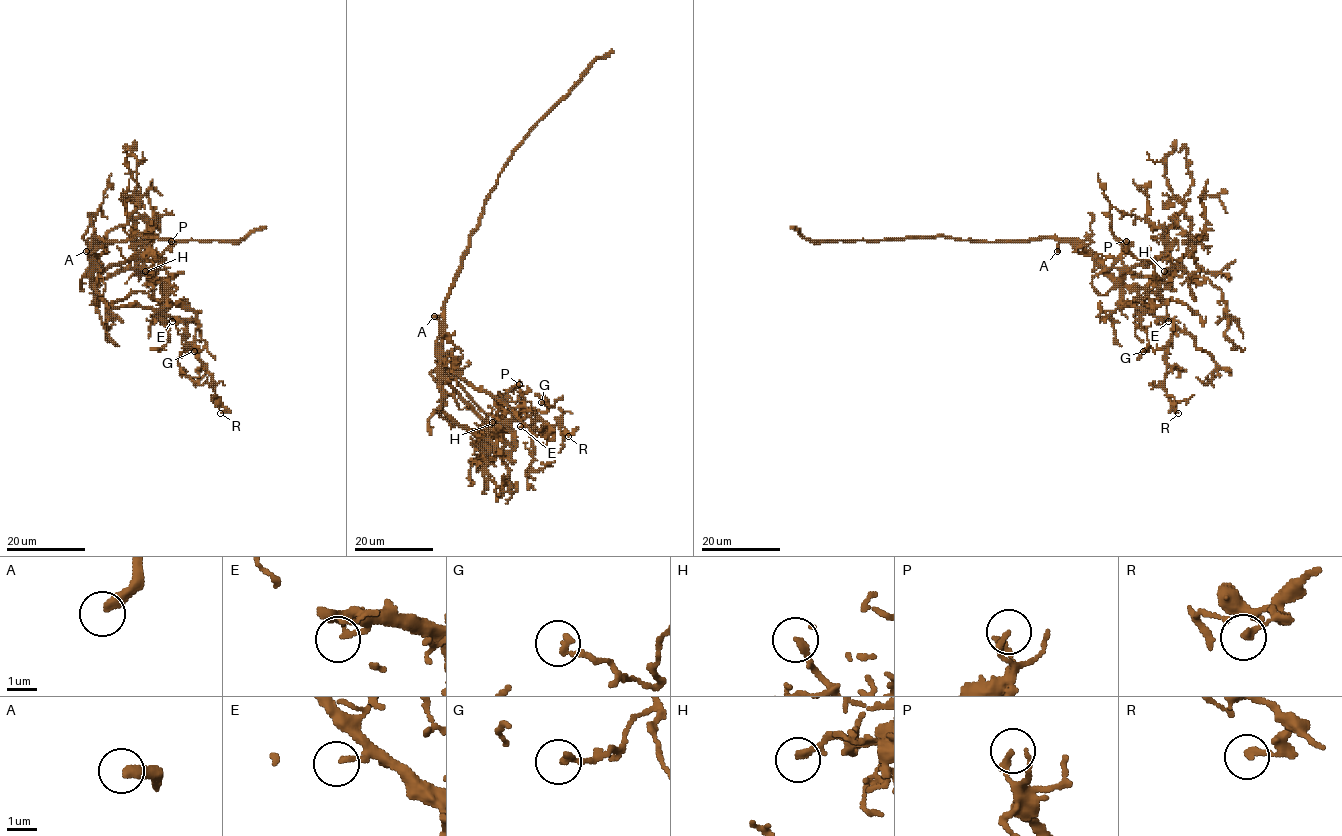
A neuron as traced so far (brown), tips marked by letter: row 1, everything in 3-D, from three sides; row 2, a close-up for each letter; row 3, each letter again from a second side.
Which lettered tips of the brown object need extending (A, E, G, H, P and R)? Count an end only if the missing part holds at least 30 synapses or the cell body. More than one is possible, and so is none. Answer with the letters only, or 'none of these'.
A

